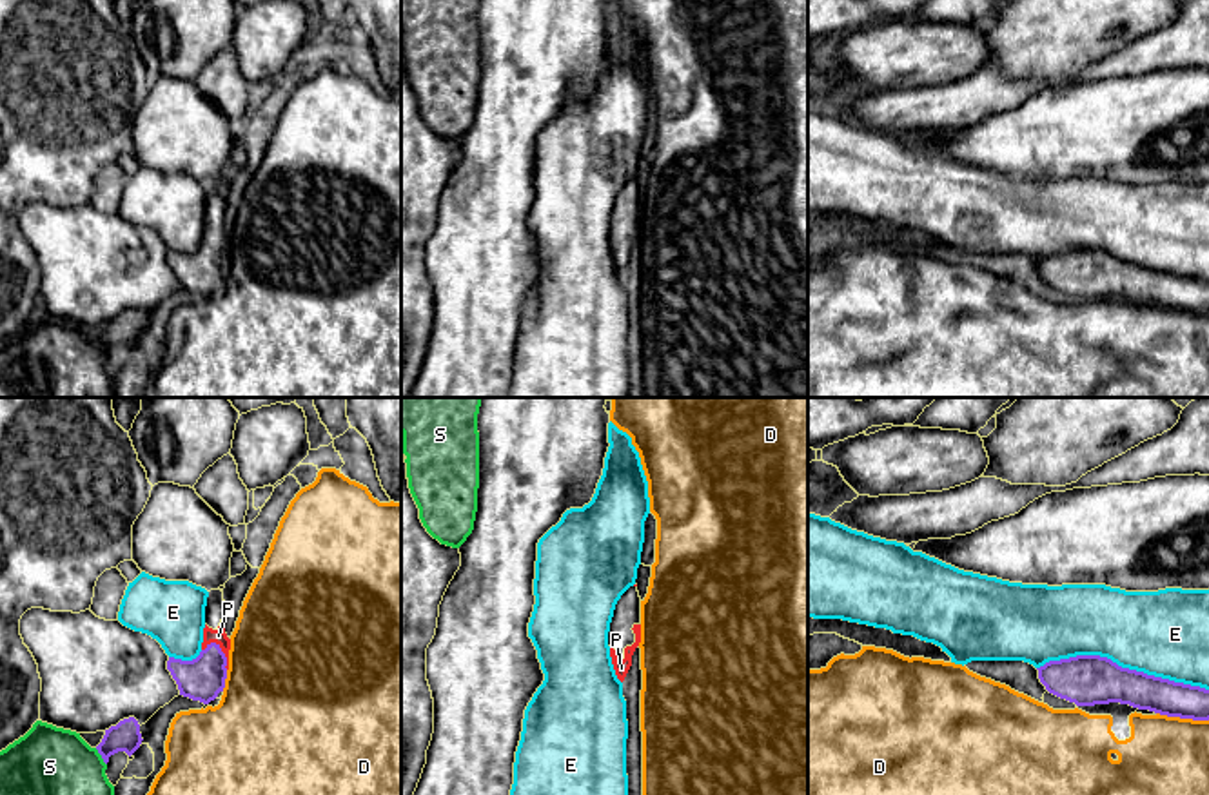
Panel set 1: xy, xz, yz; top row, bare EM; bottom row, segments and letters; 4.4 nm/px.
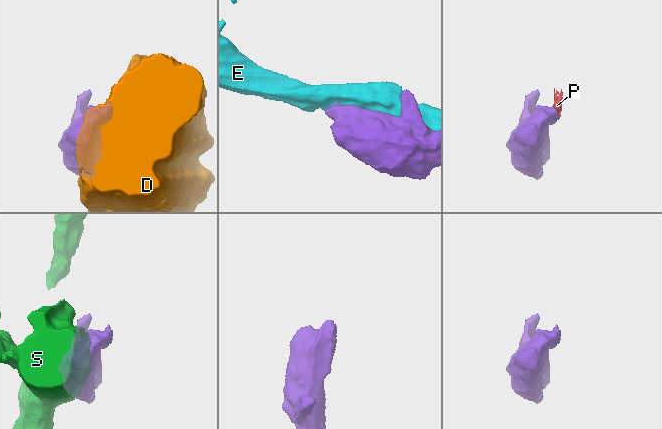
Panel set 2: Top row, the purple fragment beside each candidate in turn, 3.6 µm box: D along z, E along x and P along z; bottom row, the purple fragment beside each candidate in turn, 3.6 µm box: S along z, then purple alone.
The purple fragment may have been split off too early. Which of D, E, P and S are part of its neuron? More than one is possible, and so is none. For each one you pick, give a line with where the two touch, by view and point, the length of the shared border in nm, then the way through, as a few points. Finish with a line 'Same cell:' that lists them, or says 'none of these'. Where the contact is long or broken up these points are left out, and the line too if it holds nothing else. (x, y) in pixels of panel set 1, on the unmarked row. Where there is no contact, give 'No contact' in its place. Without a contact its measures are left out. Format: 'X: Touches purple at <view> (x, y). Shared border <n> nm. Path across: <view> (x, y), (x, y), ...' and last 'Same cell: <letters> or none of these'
P: Touches purple at xy (222, 245). Shared border 150 nm
Same cell: P

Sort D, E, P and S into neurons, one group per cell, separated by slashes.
D / E / P / S

